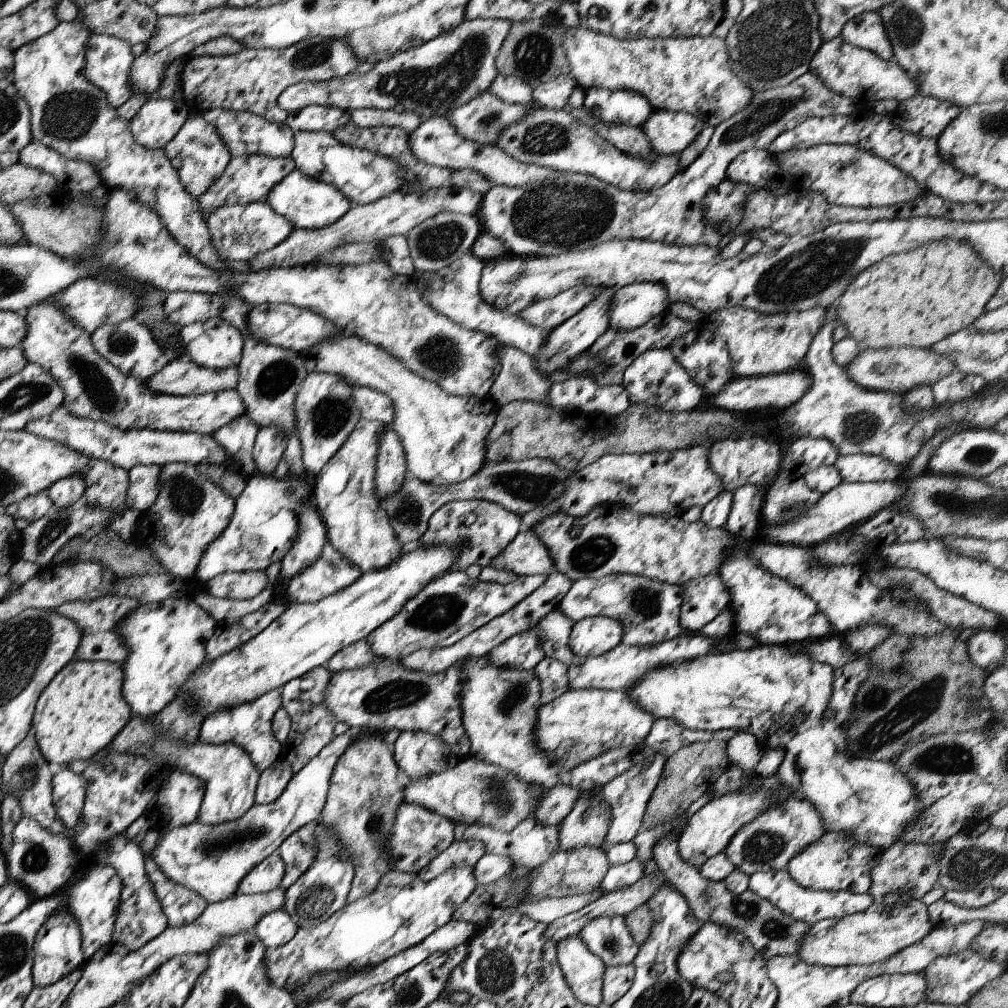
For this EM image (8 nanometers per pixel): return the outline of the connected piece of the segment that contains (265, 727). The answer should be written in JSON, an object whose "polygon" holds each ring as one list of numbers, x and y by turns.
{"polygon":[[276,688,276,690,262,694,260,698,252,700,252,702,218,708,218,711,212,712,203,719,198,737,202,742,208,742,208,744,234,742,234,744,242,746,248,752,250,760,256,764,258,772,264,772,281,757,281,743,272,732,272,720,281,707,281,696,281,688]]}

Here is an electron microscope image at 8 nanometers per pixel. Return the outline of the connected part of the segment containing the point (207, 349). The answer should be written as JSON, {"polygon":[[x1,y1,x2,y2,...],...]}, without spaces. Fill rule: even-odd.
{"polygon":[[220,317,189,324,179,334,181,348,202,368,224,370,240,364,244,348,242,336]]}

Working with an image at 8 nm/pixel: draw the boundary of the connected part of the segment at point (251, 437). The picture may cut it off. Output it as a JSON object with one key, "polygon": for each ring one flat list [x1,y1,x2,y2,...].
{"polygon":[[242,414,212,434,214,442,218,442,218,446,224,448,224,454,228,454,228,458,232,462,232,464,228,464,227,468,239,474,246,481,259,475,252,458,258,431,258,426,246,414]]}

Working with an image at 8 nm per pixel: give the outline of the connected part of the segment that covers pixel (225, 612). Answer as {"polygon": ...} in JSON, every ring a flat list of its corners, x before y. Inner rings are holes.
{"polygon":[[267,586,258,596,250,600,220,598,204,594,204,592,200,592,194,600,198,606,201,606,218,622,234,621,246,616,246,614,252,614,252,612,256,612,265,604,271,602,273,600,272,596,274,596,274,590,272,590,272,586]]}

